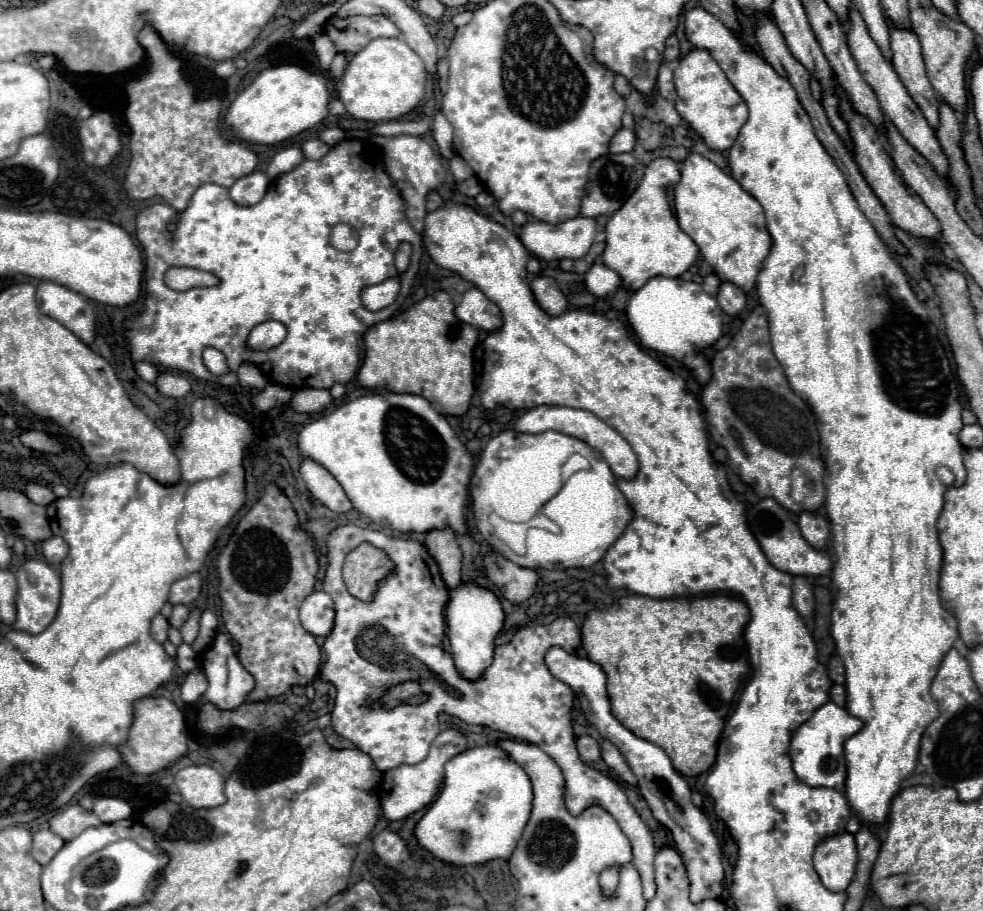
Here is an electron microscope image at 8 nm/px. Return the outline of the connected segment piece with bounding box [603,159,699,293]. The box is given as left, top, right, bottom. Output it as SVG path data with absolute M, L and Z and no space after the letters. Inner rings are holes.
M655 159L647 165L643 181L627 199L627 203L615 211L605 227L607 245L603 251L603 263L619 273L623 289L635 293L647 279L655 275L679 277L697 259L697 245L677 225L673 211L674 187L679 183L679 165L673 159Z

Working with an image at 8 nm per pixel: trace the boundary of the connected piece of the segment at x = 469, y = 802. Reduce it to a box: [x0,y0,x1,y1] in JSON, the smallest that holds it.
[413,747,531,867]

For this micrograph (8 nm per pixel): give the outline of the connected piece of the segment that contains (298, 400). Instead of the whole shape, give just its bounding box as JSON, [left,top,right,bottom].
[291,389,331,413]

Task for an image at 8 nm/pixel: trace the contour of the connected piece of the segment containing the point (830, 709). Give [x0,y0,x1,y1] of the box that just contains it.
[791,701,863,791]

